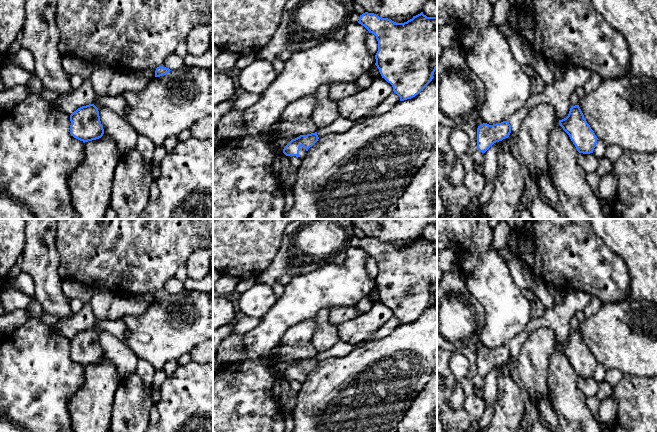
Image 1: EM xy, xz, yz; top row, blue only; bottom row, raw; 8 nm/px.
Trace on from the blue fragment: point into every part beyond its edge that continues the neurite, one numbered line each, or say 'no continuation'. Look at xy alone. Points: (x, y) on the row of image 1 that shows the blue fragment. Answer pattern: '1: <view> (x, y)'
no continuation

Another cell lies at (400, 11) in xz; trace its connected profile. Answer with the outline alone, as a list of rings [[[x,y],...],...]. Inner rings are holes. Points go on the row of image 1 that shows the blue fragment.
[[[353,0],[359,3],[366,12],[374,13],[379,17],[388,18],[395,23],[404,23],[420,14],[427,1],[437,3],[437,0]]]

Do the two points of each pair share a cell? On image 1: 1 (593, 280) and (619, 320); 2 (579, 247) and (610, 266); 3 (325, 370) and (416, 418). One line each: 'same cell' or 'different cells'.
1: different cells
2: same cell
3: different cells

